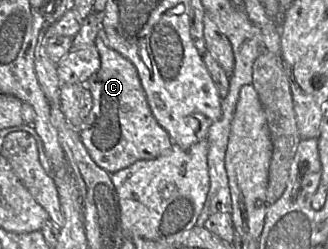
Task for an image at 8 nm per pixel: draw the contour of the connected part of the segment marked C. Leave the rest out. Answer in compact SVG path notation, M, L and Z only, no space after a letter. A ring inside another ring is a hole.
M97 38L94 42L100 55L99 70L84 83L92 97L92 108L88 116L81 121L79 134L91 159L108 173L116 173L135 162L151 160L167 153L174 145L168 133L158 124L147 103L138 73L134 65L115 50Z

